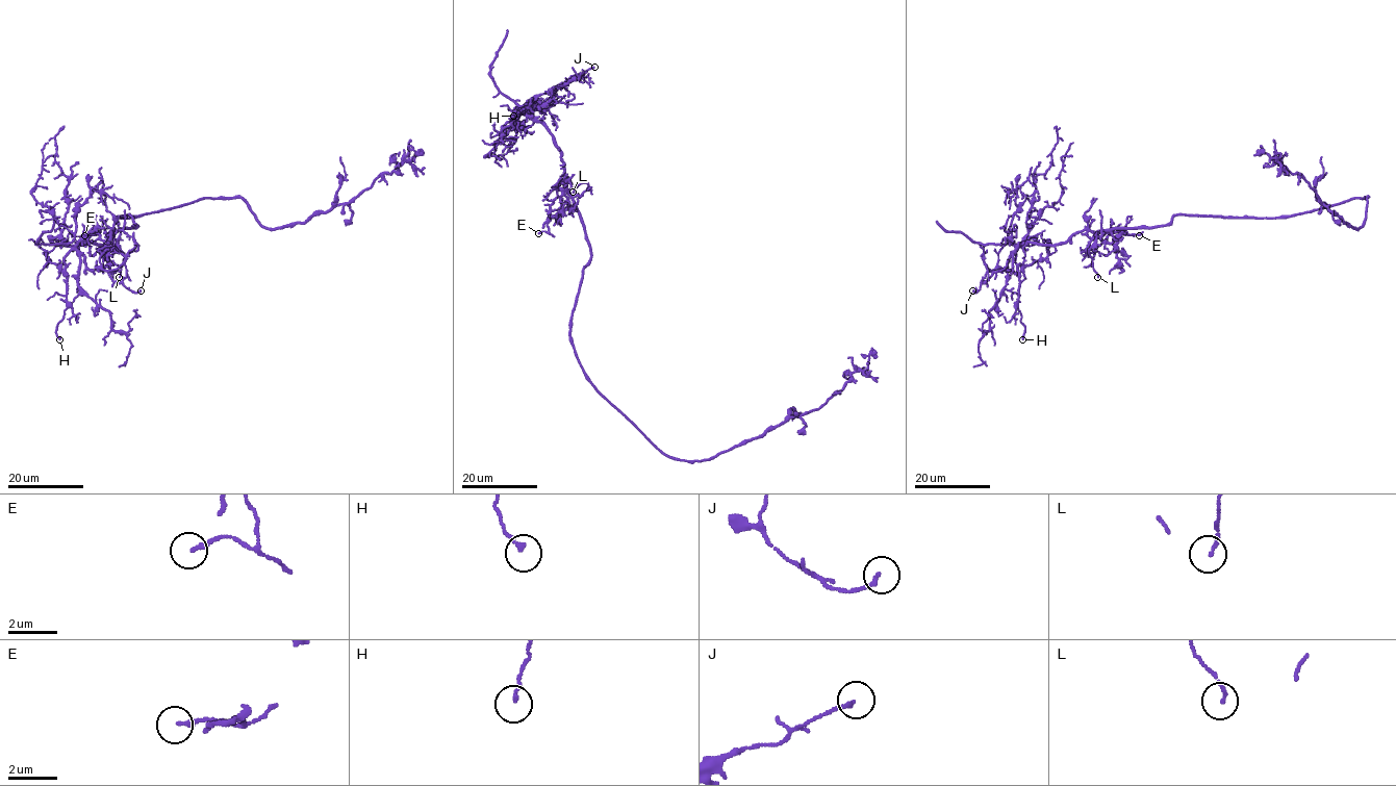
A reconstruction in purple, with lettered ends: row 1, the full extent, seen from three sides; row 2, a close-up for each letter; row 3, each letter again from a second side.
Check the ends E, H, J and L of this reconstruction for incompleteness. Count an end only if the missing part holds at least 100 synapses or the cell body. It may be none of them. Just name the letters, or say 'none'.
none

